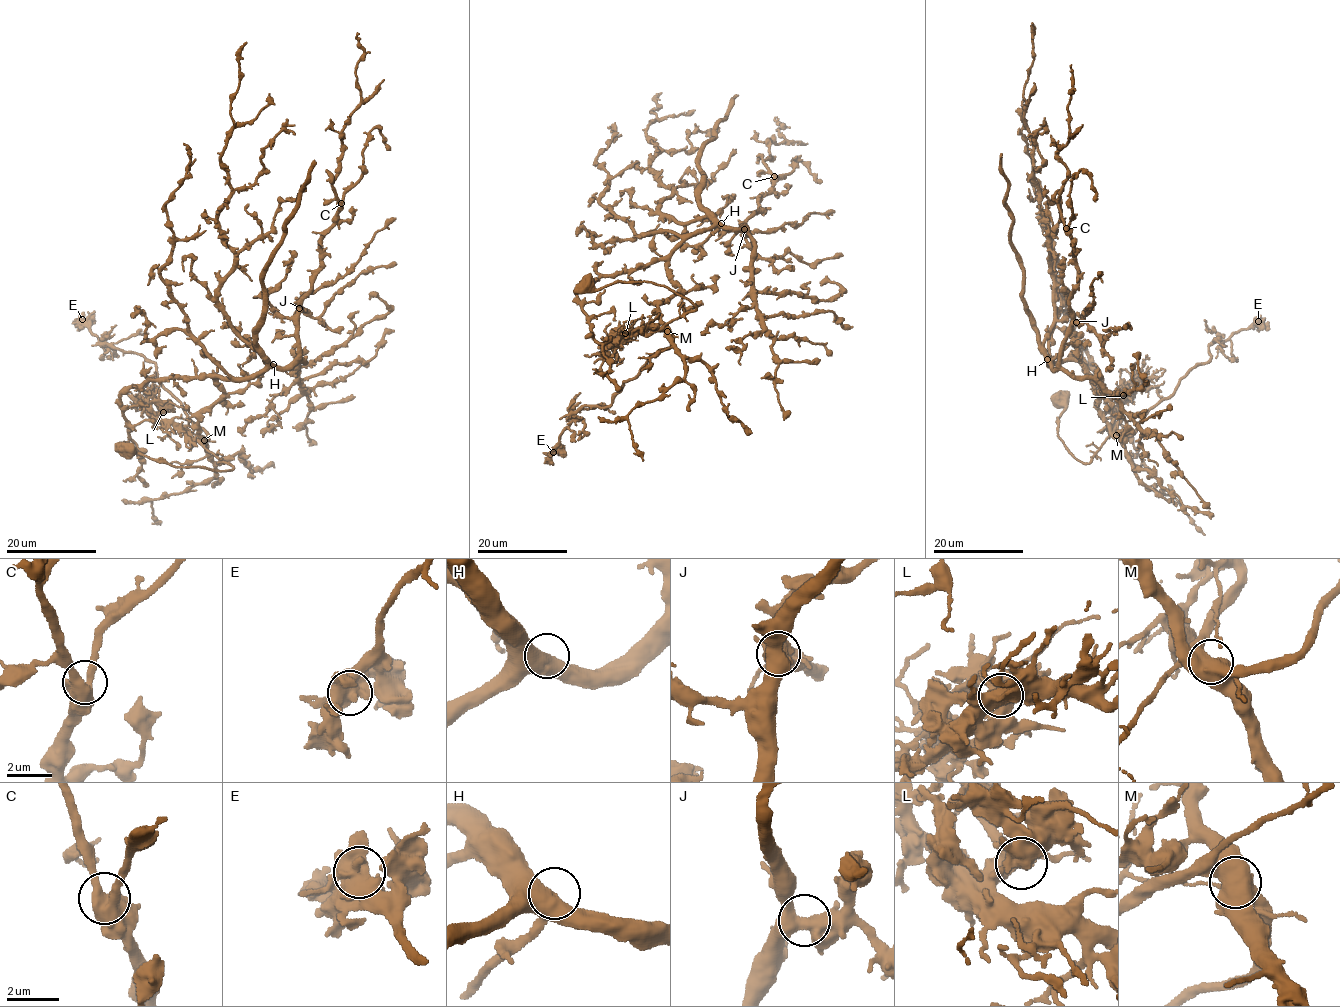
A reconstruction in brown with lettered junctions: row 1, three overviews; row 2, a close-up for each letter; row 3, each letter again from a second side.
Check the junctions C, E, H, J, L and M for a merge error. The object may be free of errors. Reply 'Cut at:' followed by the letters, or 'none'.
Cut at: M

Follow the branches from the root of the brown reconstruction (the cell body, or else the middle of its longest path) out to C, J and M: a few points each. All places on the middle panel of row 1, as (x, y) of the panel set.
C: (717, 226), (745, 230), (742, 224), (744, 225), (752, 211), (761, 212), (760, 199), (770, 192), (774, 176)
J: (717, 226), (745, 230), (743, 224), (744, 229)
M: (717, 226), (687, 236), (670, 258), (667, 273), (679, 289), (658, 306), (660, 319), (668, 331)

